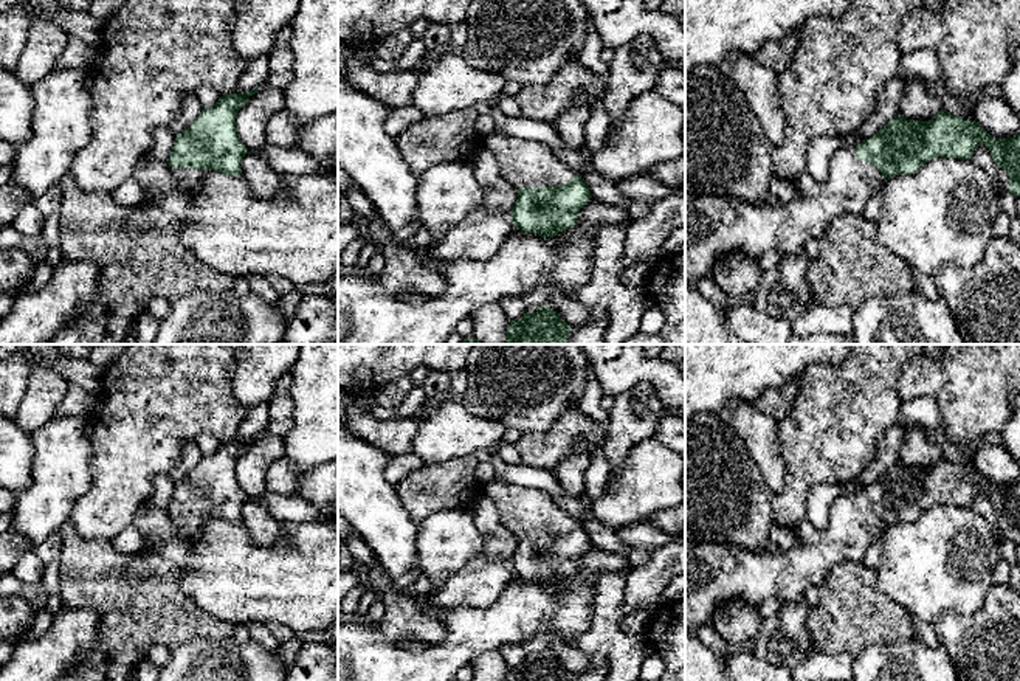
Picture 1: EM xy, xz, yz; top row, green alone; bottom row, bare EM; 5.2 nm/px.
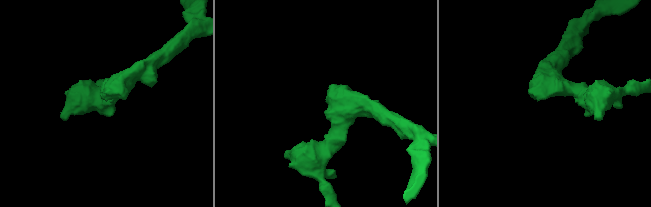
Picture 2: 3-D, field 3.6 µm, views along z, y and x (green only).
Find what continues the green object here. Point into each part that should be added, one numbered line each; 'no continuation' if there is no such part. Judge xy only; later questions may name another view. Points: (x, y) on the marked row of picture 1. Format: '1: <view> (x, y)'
1: xy (186, 179)

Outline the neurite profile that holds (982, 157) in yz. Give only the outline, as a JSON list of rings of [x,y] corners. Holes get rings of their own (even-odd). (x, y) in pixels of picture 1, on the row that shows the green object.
[[[980,143],[975,150],[973,155],[970,158],[978,168],[981,168],[989,177],[994,174],[995,171],[995,163],[991,157],[989,149]]]

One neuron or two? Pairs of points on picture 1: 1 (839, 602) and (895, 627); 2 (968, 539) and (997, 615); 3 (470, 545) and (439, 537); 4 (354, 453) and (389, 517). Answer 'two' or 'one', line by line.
1: one
2: two
3: one
4: one

